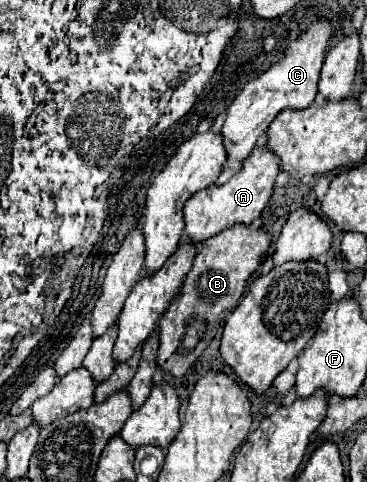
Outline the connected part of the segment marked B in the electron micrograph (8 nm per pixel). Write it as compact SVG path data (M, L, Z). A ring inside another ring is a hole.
M236 224L234 228L226 228L222 234L206 240L198 248L194 266L184 280L182 296L172 302L170 310L160 320L160 348L156 364L164 372L170 372L174 378L182 378L208 348L222 320L226 320L226 316L242 298L246 282L256 272L268 246L270 234L266 230L252 230L250 226Z

